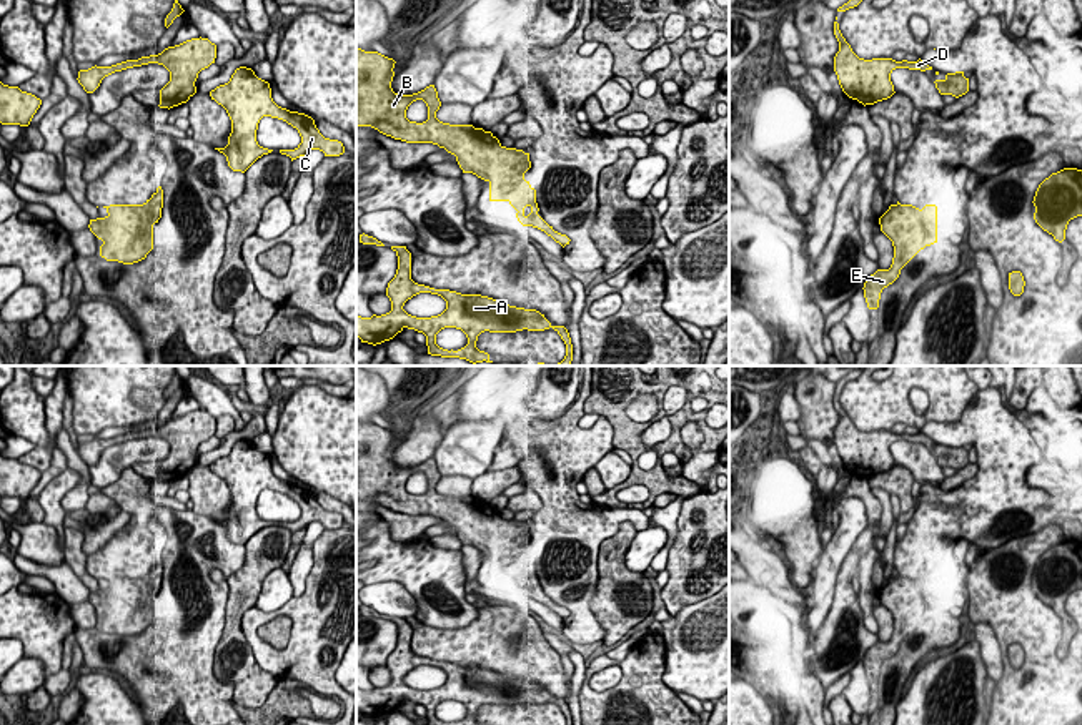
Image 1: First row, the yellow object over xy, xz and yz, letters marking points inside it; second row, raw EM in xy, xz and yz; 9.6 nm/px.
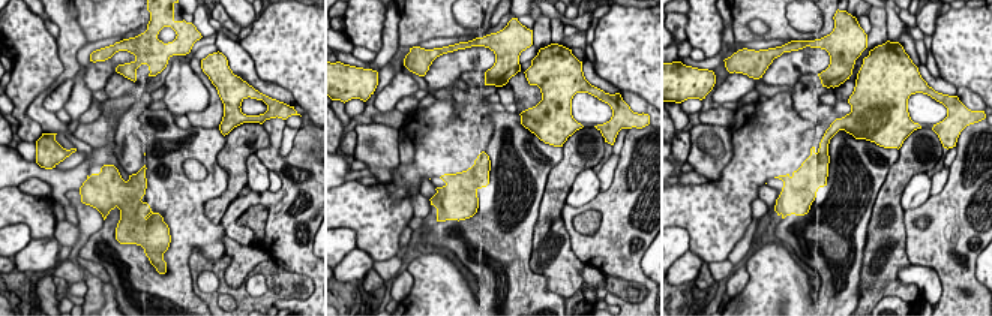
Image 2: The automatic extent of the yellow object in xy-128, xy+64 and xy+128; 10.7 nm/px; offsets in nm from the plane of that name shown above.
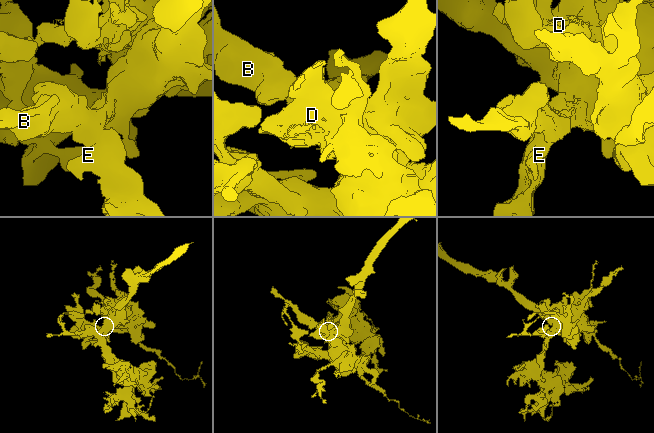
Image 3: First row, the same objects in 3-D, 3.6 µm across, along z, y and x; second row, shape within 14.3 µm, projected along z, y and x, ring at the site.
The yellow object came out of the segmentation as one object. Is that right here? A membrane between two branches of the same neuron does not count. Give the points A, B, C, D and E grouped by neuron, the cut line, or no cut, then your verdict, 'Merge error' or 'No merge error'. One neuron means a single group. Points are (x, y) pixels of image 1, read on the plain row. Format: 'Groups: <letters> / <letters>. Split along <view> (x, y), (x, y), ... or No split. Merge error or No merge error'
Groups: A B C D E. No split. No merge error

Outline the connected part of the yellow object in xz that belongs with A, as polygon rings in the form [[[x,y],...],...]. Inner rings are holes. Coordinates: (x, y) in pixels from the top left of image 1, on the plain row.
[[[391,619],[398,629],[398,642],[388,655],[386,668],[391,683],[381,688],[361,690],[356,687],[356,708],[361,715],[381,717],[393,712],[405,700],[426,708],[428,725],[484,725],[476,720],[478,708],[489,705],[544,703],[553,700],[566,717],[566,725],[573,725],[569,705],[564,698],[553,698],[544,687],[536,682],[509,678],[508,675],[481,668],[461,667],[449,662],[434,662],[411,652],[411,625],[406,619]],[[419,665],[438,667],[446,673],[446,682],[431,690],[408,687],[403,678]],[[444,700],[461,702],[468,717],[458,723],[448,723],[436,717],[436,707]]]

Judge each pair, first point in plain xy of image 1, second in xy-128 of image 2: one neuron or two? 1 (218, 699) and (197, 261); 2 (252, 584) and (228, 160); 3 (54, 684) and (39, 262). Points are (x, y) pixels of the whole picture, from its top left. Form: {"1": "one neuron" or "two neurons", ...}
{"1": "two neurons", "2": "one neuron", "3": "two neurons"}

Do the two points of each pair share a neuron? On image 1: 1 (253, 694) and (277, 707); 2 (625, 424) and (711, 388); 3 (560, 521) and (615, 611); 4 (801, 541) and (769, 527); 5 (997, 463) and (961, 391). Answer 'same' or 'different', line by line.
1: different
2: same
3: different
4: same
5: different

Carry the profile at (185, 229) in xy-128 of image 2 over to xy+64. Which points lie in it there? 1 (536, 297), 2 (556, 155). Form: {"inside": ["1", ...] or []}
{"inside": ["1", "2"]}

